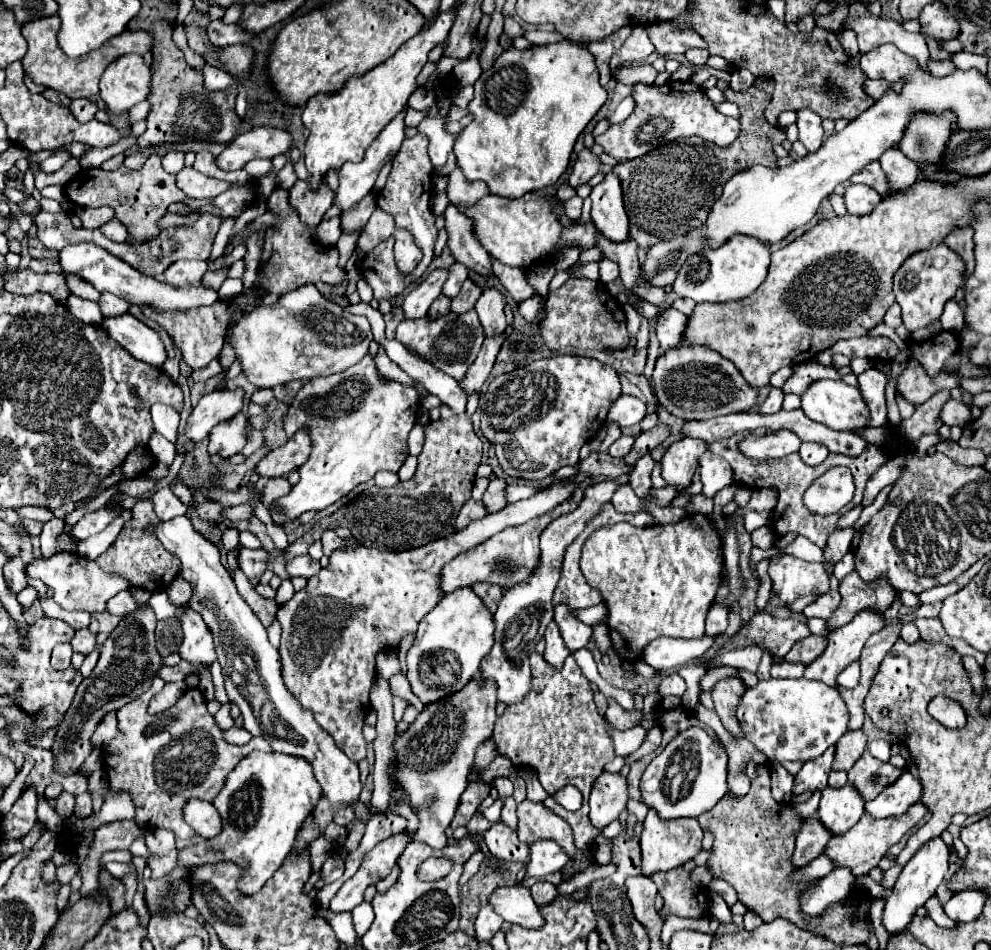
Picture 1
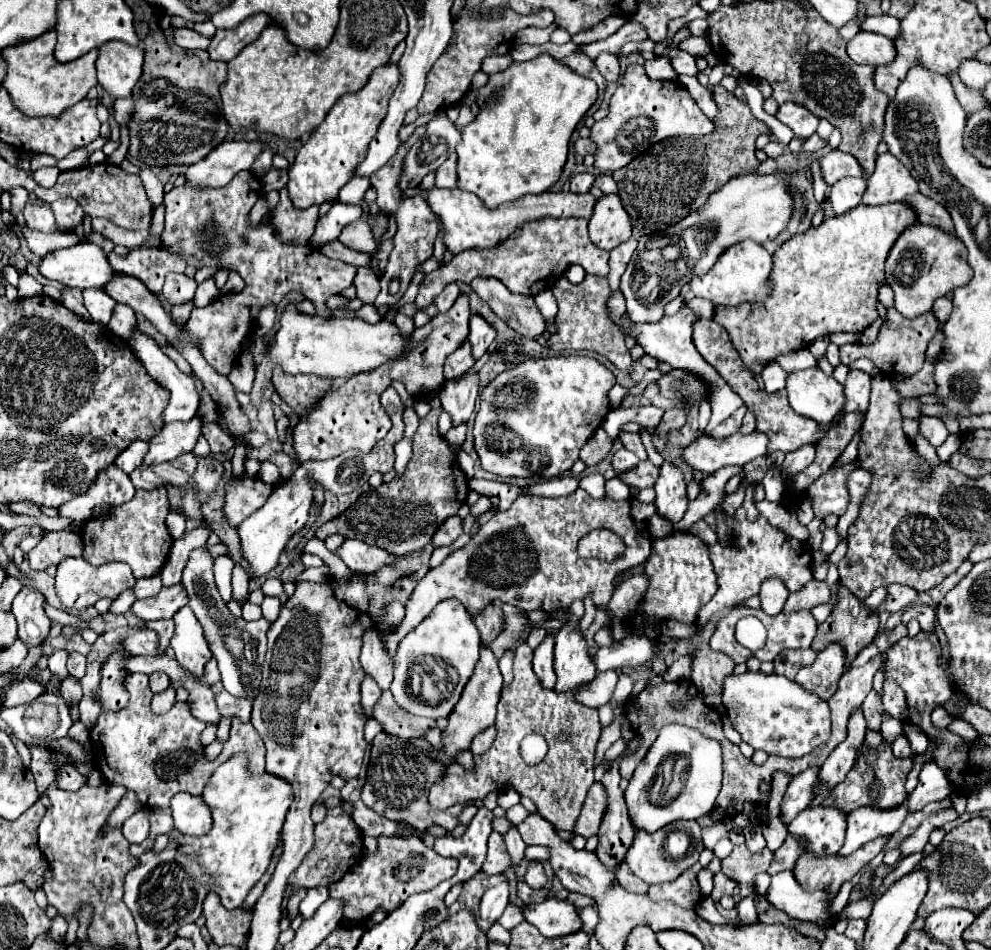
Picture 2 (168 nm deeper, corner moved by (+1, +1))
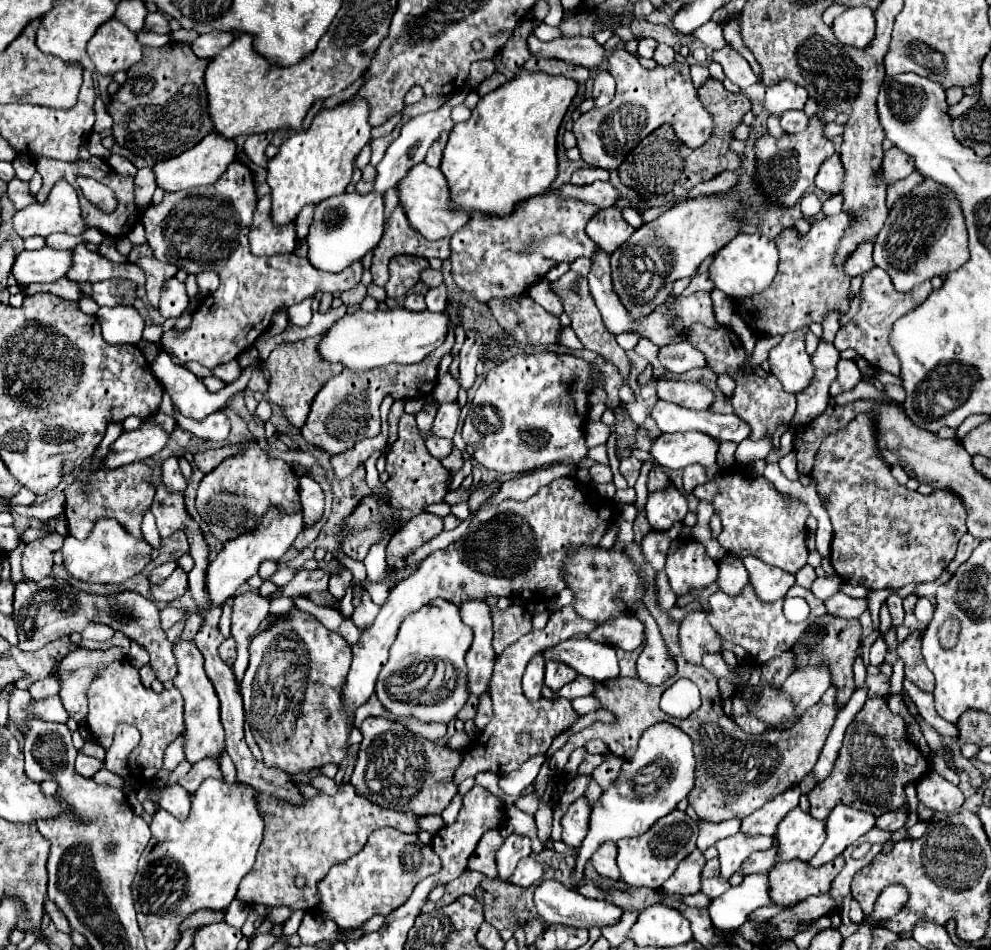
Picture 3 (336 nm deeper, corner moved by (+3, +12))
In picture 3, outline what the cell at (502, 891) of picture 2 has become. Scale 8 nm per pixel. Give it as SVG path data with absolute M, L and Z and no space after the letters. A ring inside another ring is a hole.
M511 834L509 840L503 842L503 846L497 852L497 872L499 880L507 882L507 878L513 874L513 868L523 856L531 854L531 842L527 836L517 836Z

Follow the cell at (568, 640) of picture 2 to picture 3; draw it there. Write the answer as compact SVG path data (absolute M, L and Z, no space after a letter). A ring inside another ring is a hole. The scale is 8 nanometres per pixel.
M549 660L547 668L545 668L545 686L549 686L551 690L561 690L561 686L565 686L567 682L575 680L577 672L573 672L573 668L569 668L567 664L557 664L557 660Z

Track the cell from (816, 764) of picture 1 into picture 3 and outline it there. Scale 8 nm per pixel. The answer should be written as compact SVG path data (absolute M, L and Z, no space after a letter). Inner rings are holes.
M795 784L793 788L787 788L785 792L771 798L767 804L763 804L759 810L743 818L741 832L747 834L767 834L773 836L777 832L777 824L783 820L783 816L799 804L801 788Z

